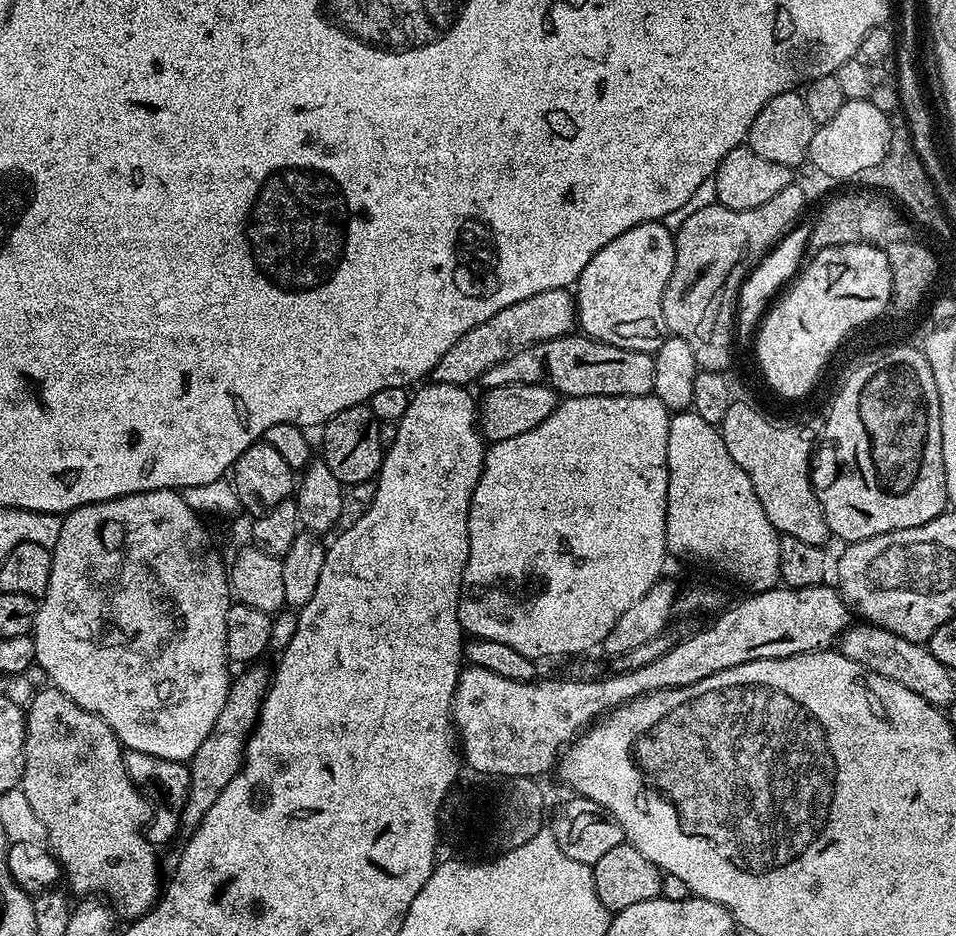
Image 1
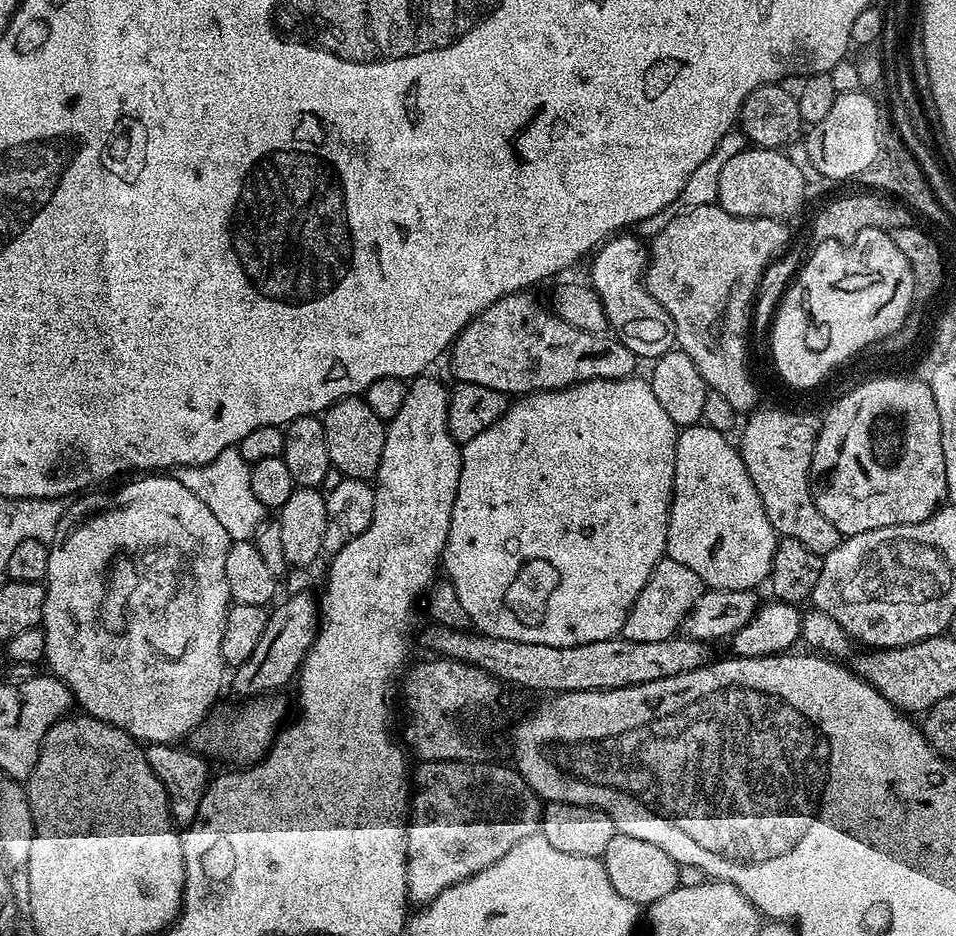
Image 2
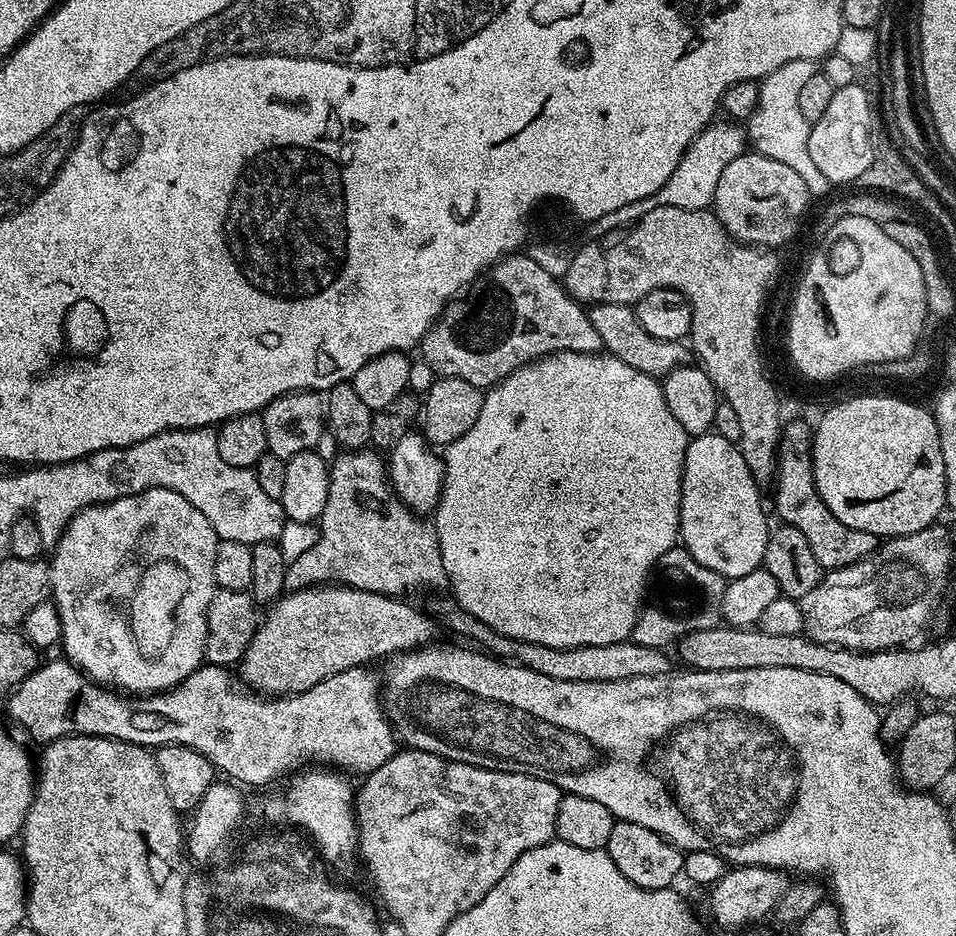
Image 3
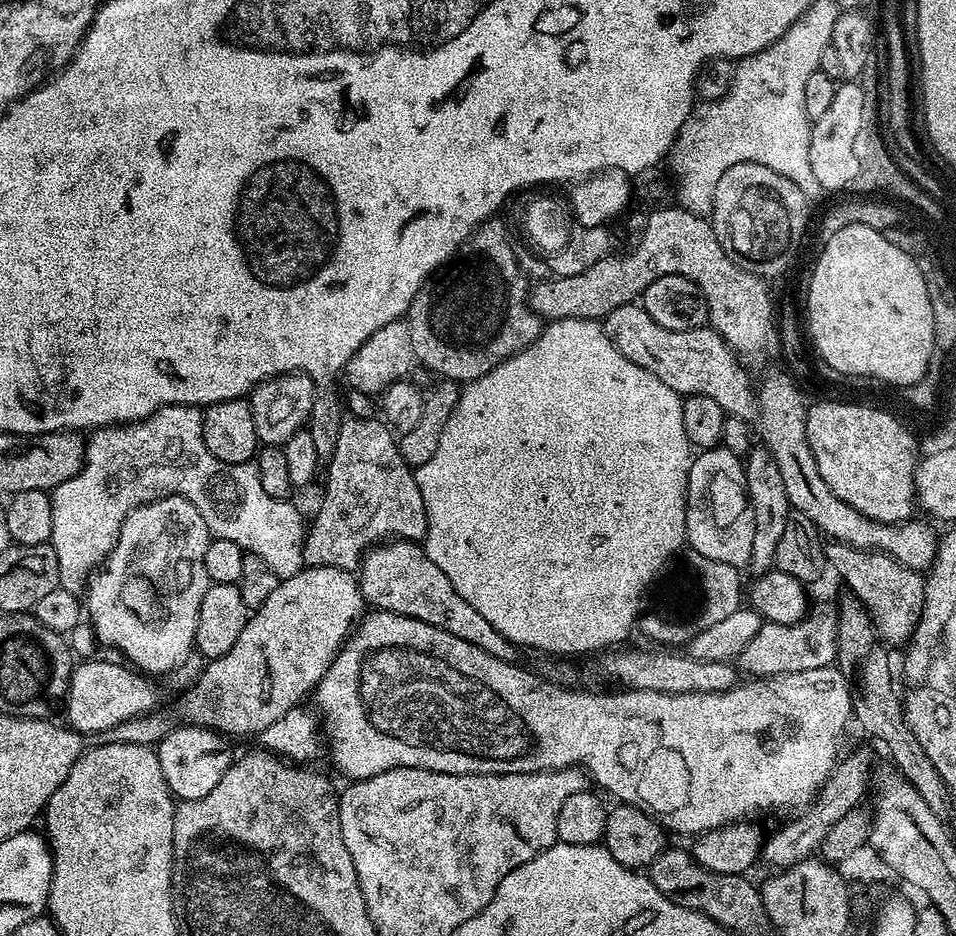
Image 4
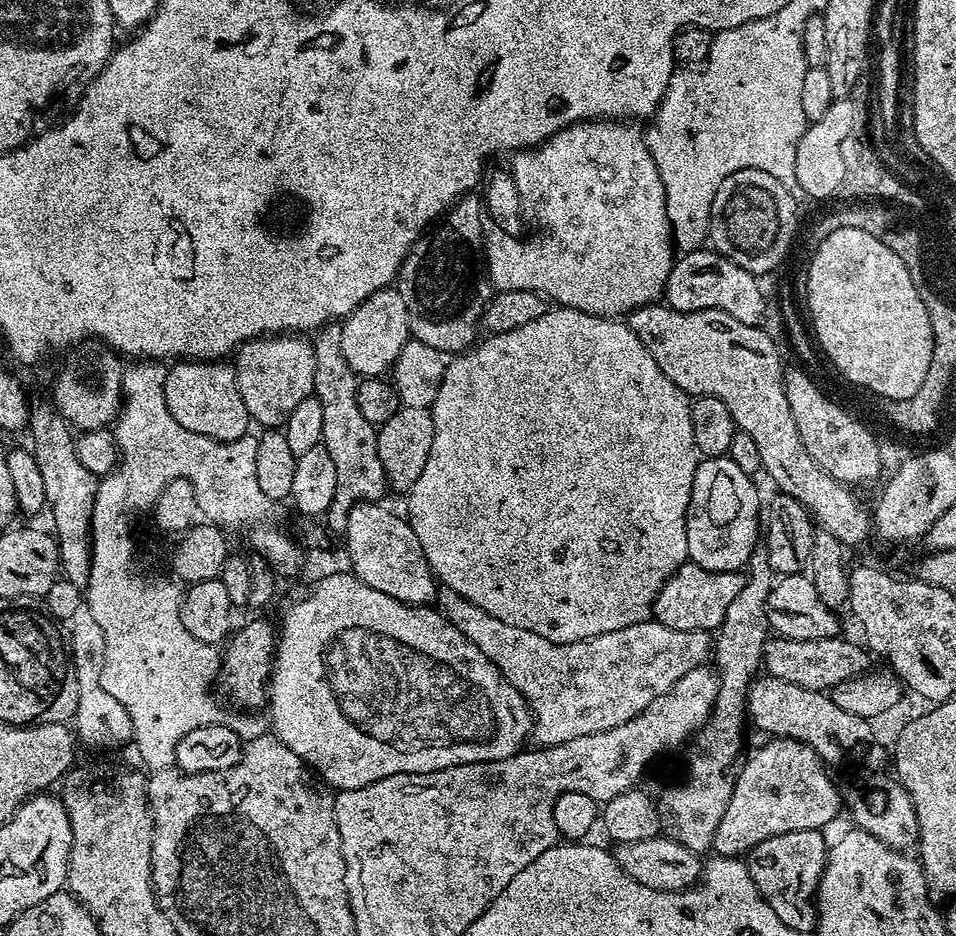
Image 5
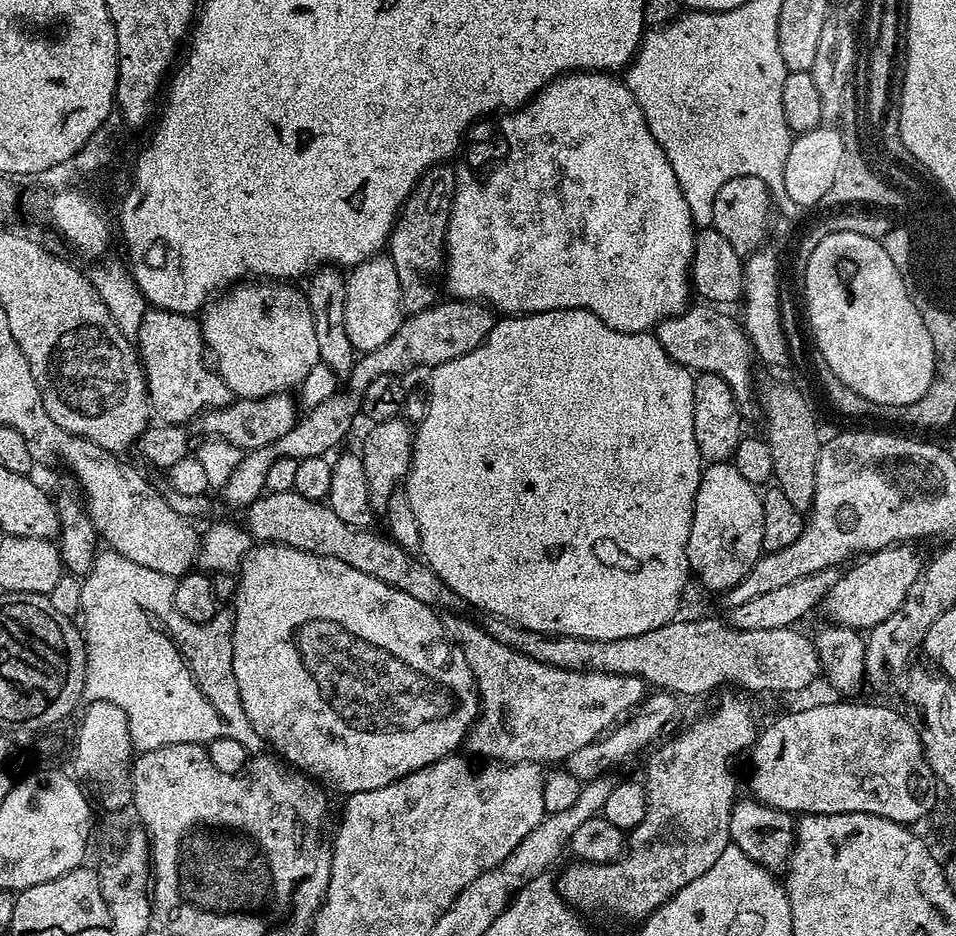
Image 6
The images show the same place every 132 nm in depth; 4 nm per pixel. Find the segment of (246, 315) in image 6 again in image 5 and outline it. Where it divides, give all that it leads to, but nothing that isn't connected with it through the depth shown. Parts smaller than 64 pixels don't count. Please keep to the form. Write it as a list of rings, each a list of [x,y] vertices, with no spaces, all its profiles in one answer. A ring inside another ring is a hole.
[[[273,334],[248,340],[234,353],[234,367],[238,394],[246,402],[246,410],[268,430],[279,429],[290,418],[294,406],[313,395],[314,350],[313,341],[300,334]]]

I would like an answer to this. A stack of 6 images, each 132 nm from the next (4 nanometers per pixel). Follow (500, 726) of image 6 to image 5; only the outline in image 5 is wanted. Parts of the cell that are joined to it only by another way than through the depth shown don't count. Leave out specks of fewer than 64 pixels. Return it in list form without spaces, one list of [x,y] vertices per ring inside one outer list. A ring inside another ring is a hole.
[[[441,587],[437,591],[435,603],[441,612],[459,632],[510,682],[517,688],[522,698],[532,711],[532,730],[530,740],[533,745],[547,746],[570,742],[570,738],[582,738],[586,734],[598,734],[606,730],[614,730],[614,726],[622,726],[622,722],[630,722],[654,698],[666,694],[690,670],[703,668],[709,663],[714,652],[714,640],[709,633],[694,630],[670,630],[670,626],[662,626],[654,618],[638,622],[634,626],[622,626],[622,630],[610,630],[606,634],[598,634],[594,638],[586,638],[569,644],[550,642],[550,638],[542,638],[542,634],[533,634],[530,630],[522,630],[522,626],[510,626],[510,622],[502,622],[502,618],[494,618],[494,614],[486,614],[482,606],[474,606],[462,594]]]

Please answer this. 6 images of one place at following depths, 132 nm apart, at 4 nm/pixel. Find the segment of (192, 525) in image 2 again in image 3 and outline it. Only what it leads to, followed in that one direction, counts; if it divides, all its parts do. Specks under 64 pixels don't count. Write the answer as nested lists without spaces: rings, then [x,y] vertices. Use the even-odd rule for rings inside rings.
[[[148,488],[138,494],[119,496],[117,500],[110,500],[107,504],[94,504],[77,512],[68,521],[60,541],[54,546],[56,552],[48,564],[50,574],[50,600],[55,604],[58,614],[62,618],[62,638],[60,644],[64,648],[63,655],[71,660],[85,676],[96,681],[97,684],[109,689],[119,690],[124,694],[135,694],[137,697],[163,694],[173,688],[180,687],[184,680],[190,678],[196,669],[206,660],[208,646],[208,607],[216,597],[218,585],[214,574],[216,561],[216,545],[218,537],[214,526],[182,494],[165,488]]]

